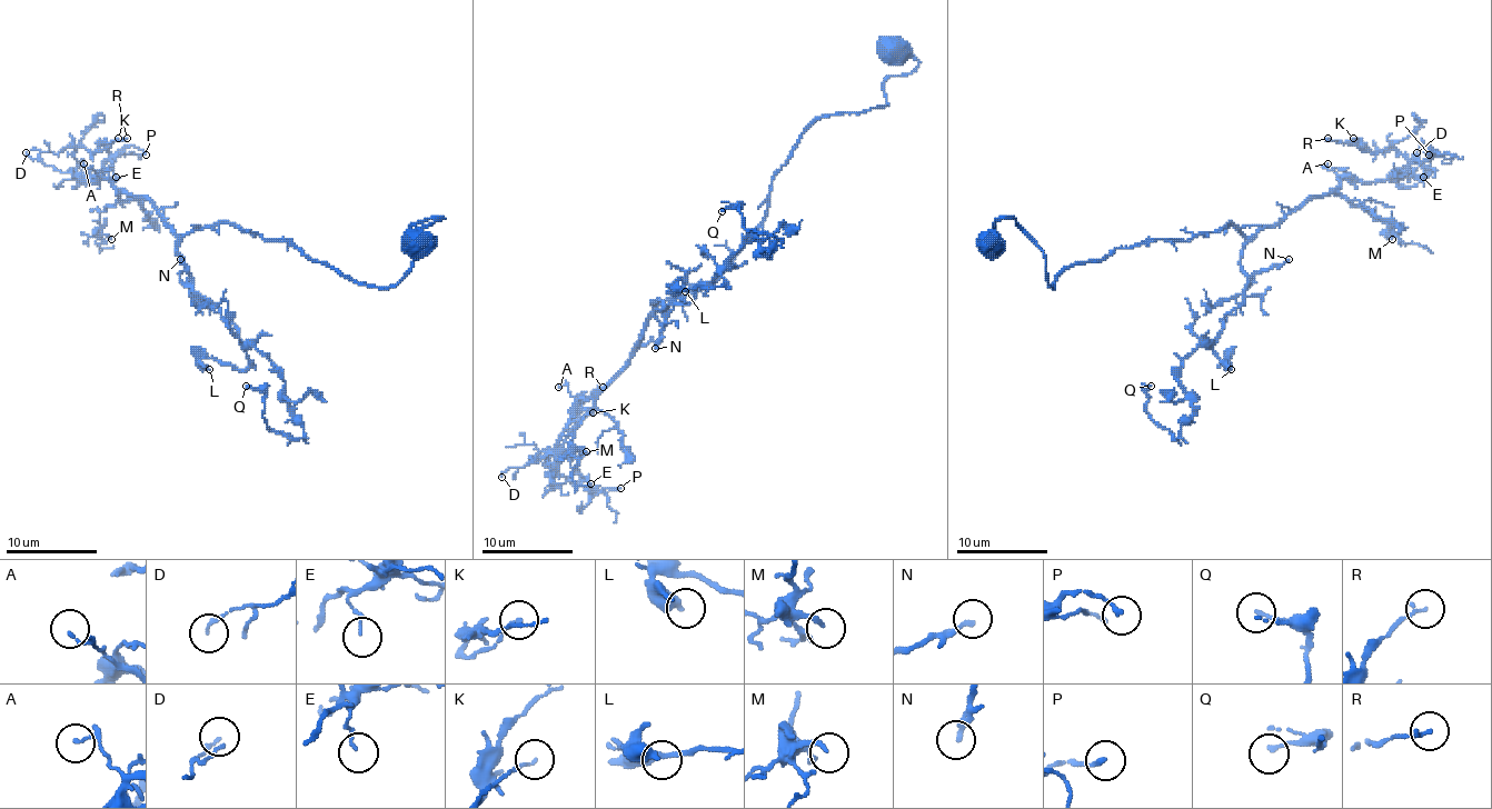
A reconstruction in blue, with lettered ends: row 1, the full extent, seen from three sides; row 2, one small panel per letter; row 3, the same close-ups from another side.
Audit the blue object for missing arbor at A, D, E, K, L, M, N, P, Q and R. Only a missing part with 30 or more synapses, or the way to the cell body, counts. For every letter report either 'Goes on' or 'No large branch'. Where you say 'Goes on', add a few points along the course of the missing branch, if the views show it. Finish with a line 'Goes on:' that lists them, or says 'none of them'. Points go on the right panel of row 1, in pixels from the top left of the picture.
A: No large branch
D: No large branch
E: No large branch
K: No large branch
L: No large branch
M: No large branch
N: No large branch
P: No large branch
Q: No large branch
R: No large branch
Goes on: none of them

